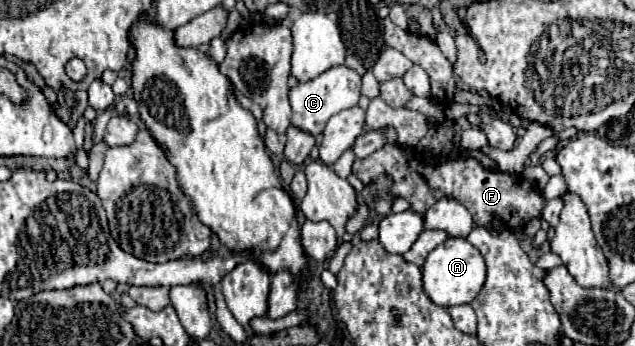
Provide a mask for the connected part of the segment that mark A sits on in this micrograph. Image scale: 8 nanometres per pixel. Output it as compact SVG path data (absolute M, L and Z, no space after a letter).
M450 237L446 243L438 245L422 265L424 277L424 291L426 295L440 307L454 307L472 303L474 297L480 293L486 281L486 265L480 251L468 243L464 237Z

